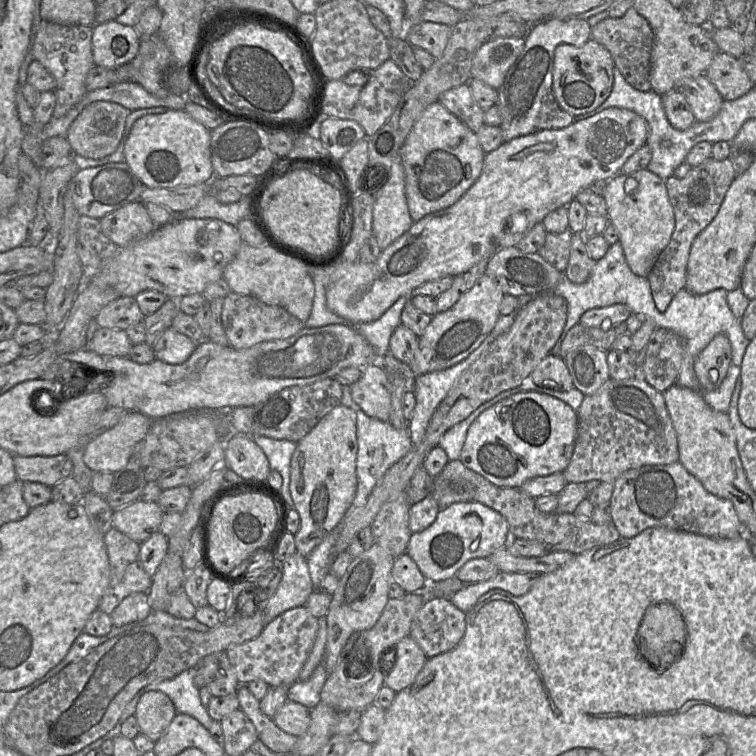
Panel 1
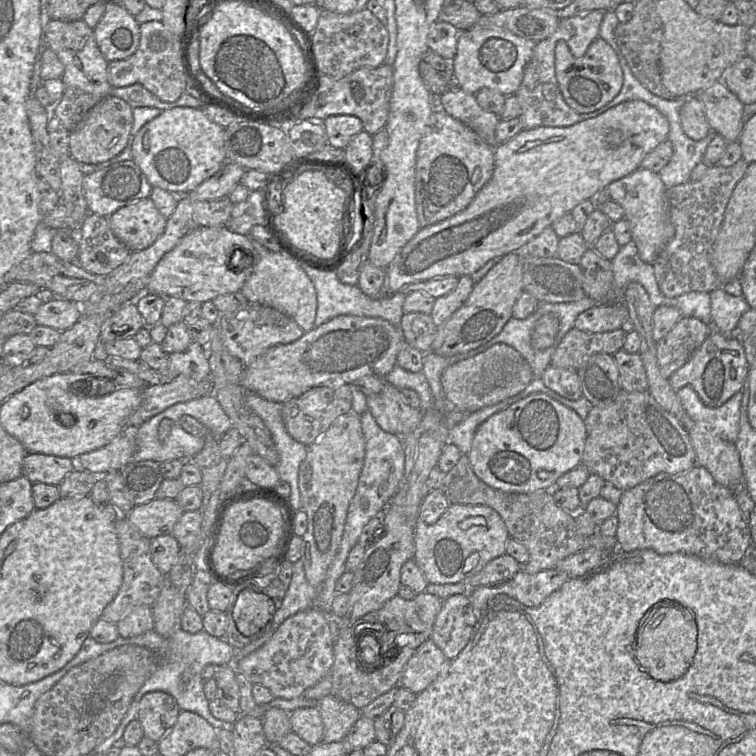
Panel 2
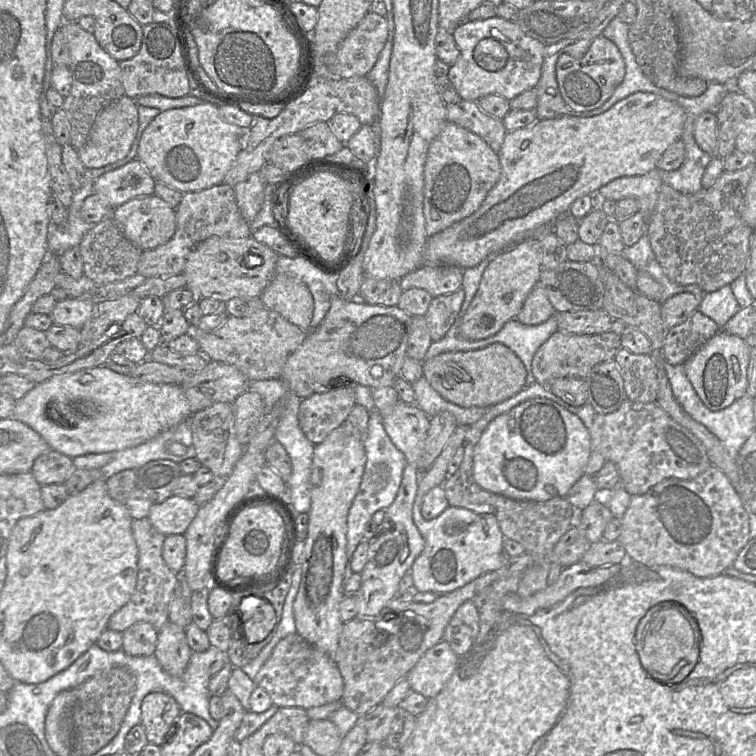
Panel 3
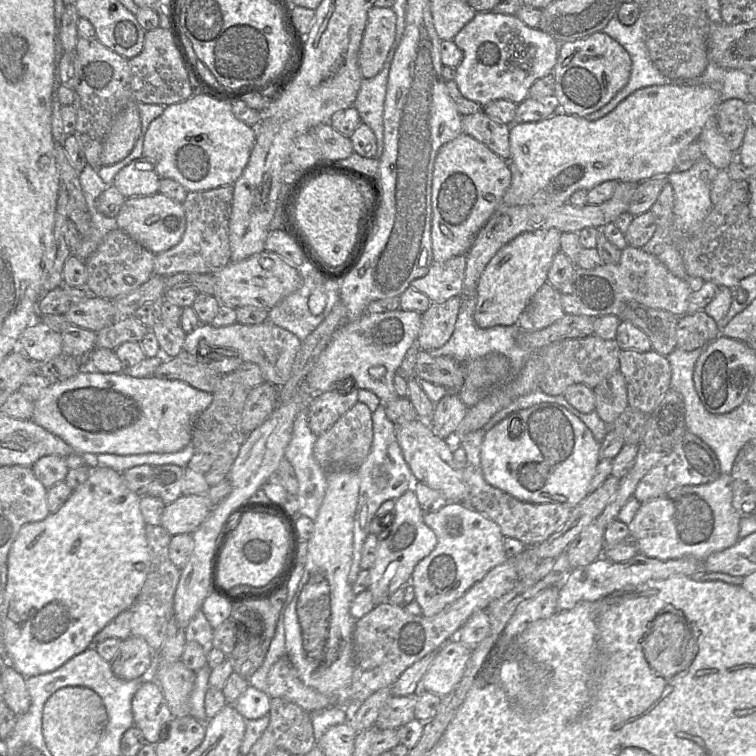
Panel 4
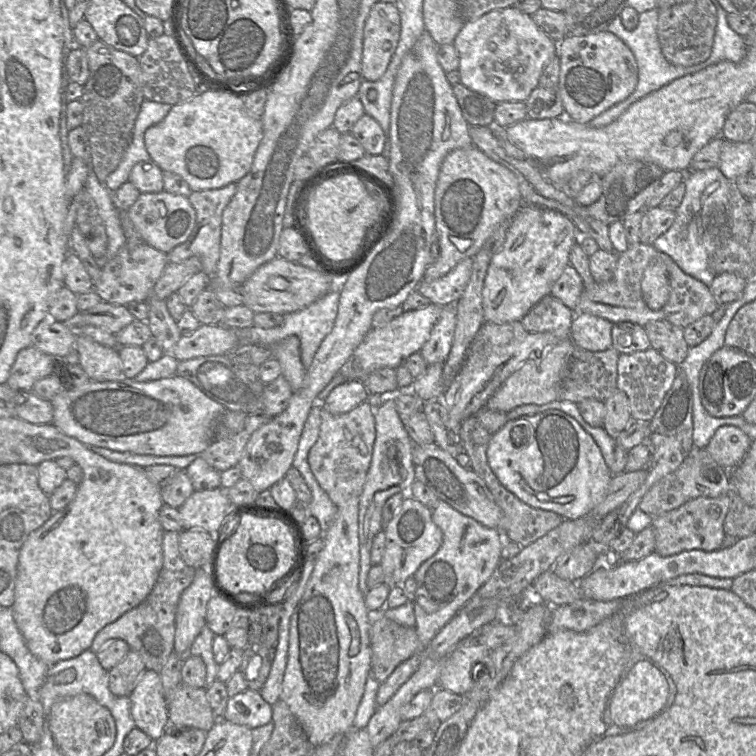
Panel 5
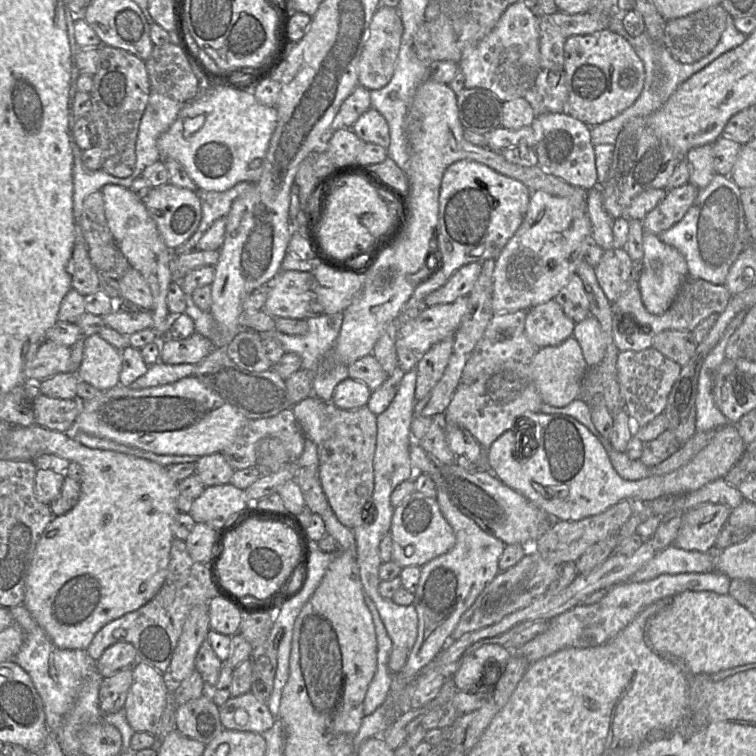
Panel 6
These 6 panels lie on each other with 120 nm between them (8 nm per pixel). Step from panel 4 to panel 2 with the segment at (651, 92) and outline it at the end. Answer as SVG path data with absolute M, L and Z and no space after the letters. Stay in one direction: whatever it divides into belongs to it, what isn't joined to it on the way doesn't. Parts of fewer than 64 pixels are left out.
M641 100L622 102L600 115L566 127L522 129L494 148L494 171L472 202L461 212L436 224L420 228L386 268L386 295L404 286L438 277L472 275L490 259L516 252L578 204L611 182L640 168L641 161L666 141L669 122L655 107Z

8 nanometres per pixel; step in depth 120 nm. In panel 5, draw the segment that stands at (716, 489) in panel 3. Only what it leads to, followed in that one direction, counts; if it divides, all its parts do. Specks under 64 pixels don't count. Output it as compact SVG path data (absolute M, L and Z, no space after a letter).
M731 493L717 498L698 497L676 509L653 517L651 526L655 536L655 551L661 556L671 556L685 550L713 551L721 547L725 533L723 523L731 503Z

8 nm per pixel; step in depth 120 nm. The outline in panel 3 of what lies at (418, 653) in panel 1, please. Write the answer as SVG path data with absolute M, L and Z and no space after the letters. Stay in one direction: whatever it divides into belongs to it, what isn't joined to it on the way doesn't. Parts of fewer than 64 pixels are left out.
M441 640L428 649L405 676L410 688L430 699L435 697L457 670L460 658Z

